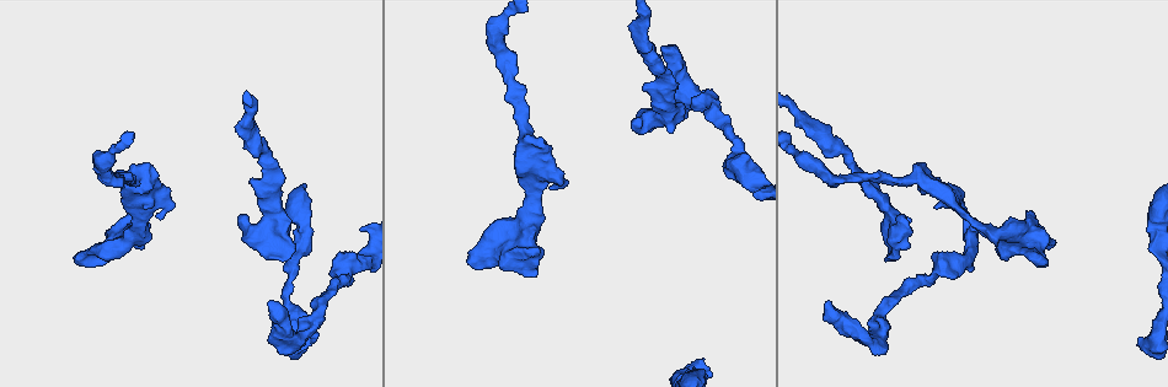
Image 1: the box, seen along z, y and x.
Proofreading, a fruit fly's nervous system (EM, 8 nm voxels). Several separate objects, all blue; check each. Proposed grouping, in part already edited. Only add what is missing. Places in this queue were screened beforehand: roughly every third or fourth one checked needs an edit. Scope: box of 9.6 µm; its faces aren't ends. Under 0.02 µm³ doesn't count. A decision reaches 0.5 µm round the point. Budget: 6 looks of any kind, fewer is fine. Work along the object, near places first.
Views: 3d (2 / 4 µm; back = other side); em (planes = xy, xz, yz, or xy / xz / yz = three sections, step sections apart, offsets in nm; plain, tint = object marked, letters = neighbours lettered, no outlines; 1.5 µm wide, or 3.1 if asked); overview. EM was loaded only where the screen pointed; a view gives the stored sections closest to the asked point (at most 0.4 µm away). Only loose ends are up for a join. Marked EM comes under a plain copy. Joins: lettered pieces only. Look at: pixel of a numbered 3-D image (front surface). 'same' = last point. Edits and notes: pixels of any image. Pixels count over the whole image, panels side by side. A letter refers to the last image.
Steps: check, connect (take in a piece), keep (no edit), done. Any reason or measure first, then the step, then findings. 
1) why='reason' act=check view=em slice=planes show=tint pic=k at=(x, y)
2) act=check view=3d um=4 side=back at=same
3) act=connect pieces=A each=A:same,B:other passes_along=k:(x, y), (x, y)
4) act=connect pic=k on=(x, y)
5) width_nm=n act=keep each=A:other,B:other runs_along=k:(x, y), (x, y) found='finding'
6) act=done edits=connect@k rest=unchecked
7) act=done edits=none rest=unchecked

why='branch stops here' act=check view=em slice=planes show=letters pic=1 at=(1054, 242)

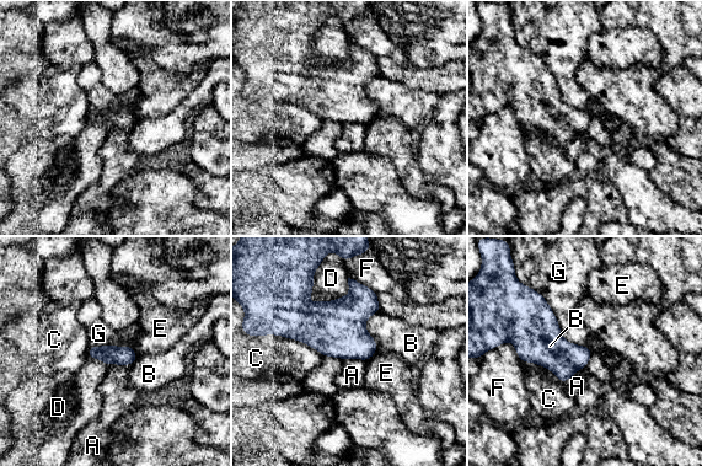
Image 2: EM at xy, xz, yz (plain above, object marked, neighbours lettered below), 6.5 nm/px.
act=keep each=A:other,B:other,C:other,D:other,E:other,F:other,G:other border=2:(588, 346), (589, 362), (564, 384) found='no lettered piece goes on from it'

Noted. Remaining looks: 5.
why='an open end' act=check view=em slice=xy step=4 show=tint pic=1 at=(886, 257)

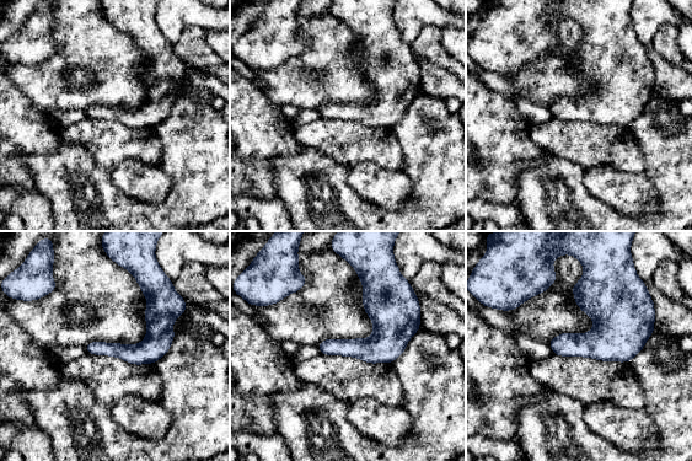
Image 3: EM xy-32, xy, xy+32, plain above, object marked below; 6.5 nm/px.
act=check view=em slice=xz step=4 show=letters at=same

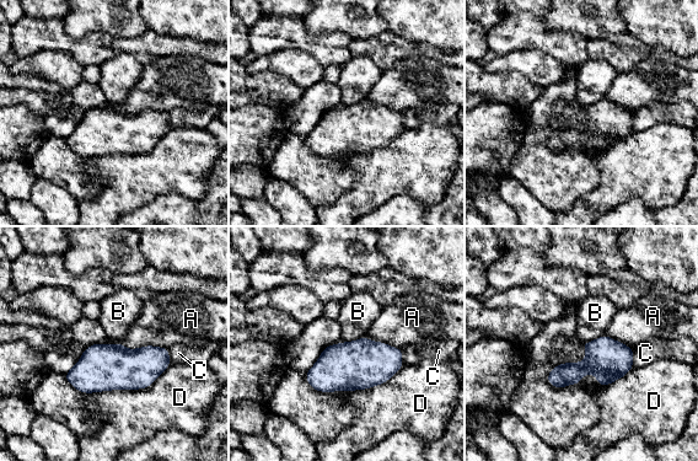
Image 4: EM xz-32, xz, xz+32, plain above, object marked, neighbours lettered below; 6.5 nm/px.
width_nm=240 act=keep each=A:other,B:other,C:other,D:other border=4:(101, 342), (168, 348) found='no lettered piece goes on from it'

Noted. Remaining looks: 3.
why='stops while still wide' act=check view=em slice=yz step=8 show=tint pic=1 at=(1139, 343)

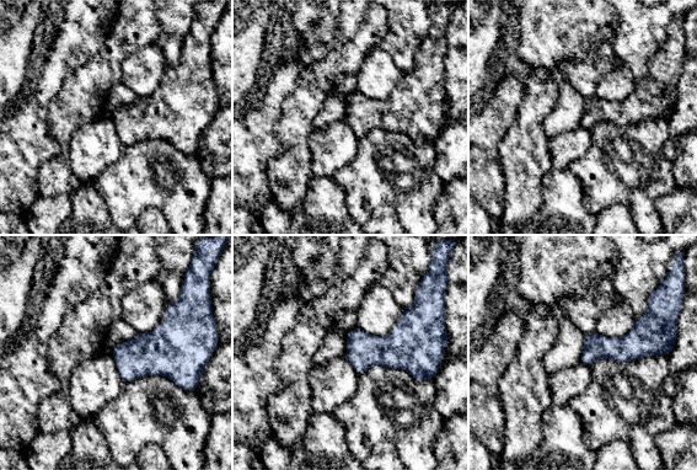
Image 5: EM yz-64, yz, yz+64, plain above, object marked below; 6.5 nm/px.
act=check view=em slice=planes show=tint at=same

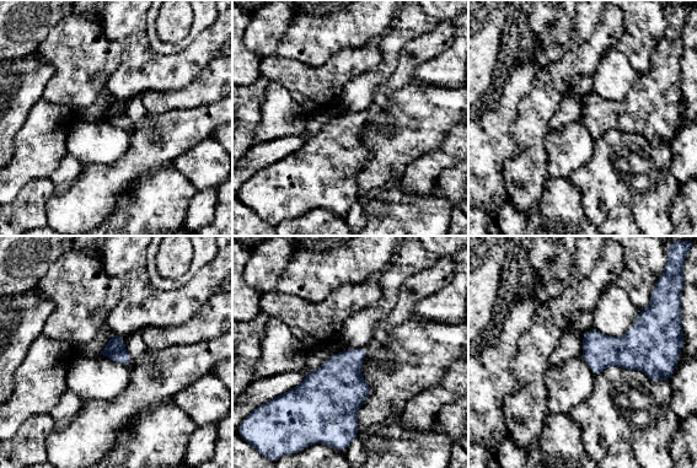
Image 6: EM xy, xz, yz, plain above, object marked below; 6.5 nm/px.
act=check view=em slice=planes show=letters at=same

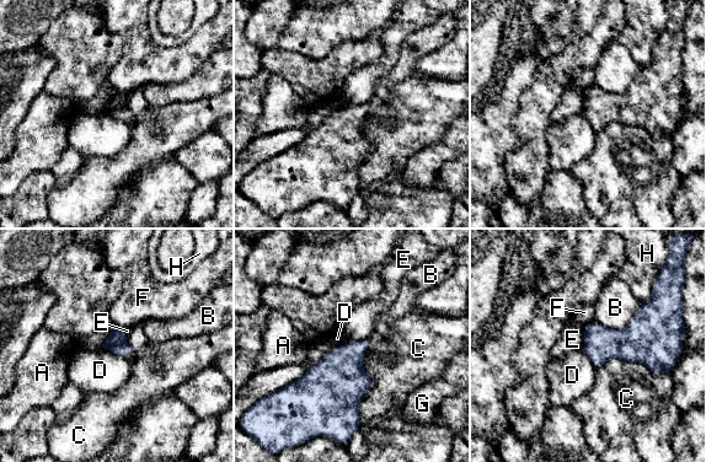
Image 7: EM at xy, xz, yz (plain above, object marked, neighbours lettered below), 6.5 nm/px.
act=keep each=A:other,B:other,C:other,D:other,E:other,F:other,G:other,H:other found='none of them fits'

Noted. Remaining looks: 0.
act=done edits=none rest=unchecked

